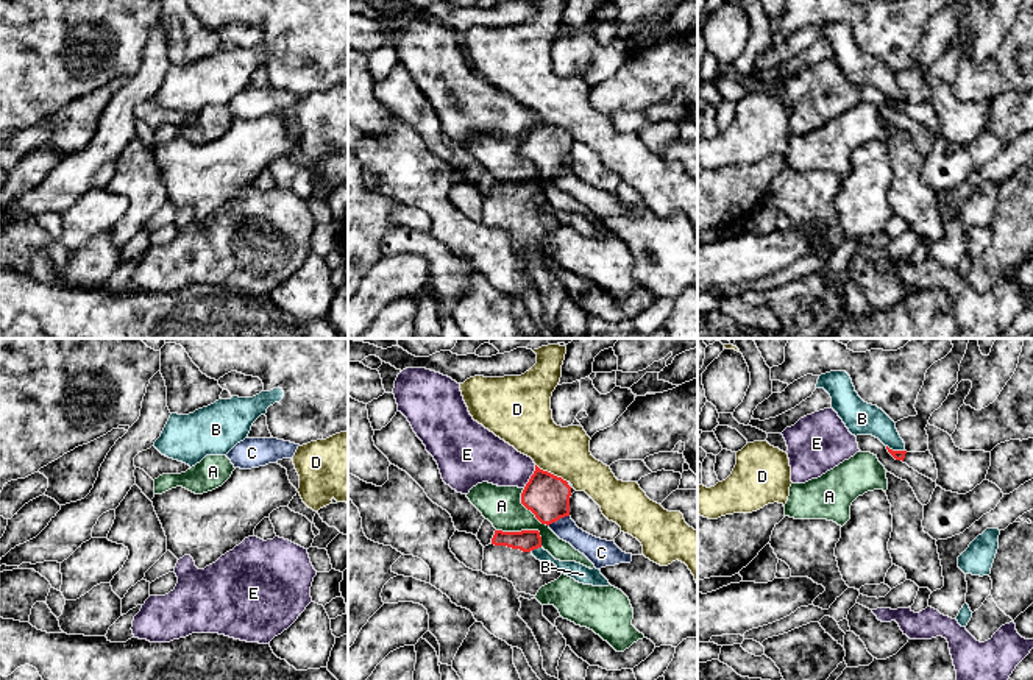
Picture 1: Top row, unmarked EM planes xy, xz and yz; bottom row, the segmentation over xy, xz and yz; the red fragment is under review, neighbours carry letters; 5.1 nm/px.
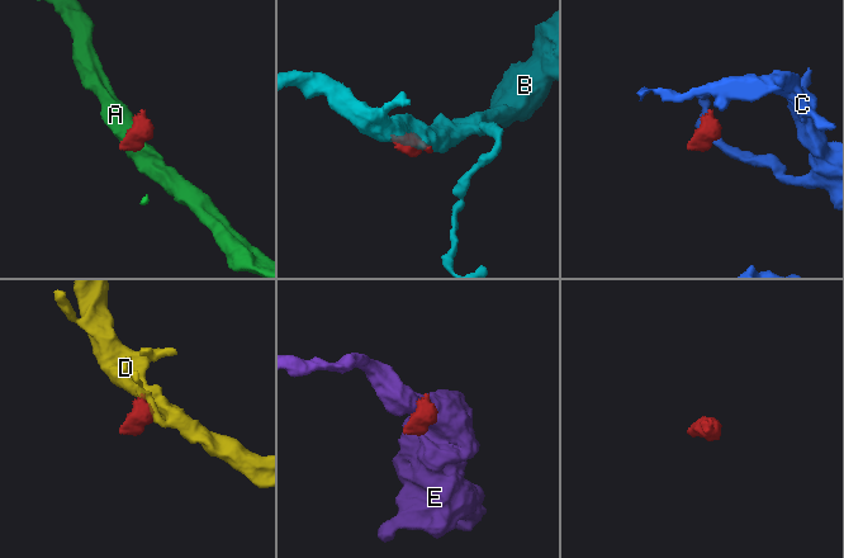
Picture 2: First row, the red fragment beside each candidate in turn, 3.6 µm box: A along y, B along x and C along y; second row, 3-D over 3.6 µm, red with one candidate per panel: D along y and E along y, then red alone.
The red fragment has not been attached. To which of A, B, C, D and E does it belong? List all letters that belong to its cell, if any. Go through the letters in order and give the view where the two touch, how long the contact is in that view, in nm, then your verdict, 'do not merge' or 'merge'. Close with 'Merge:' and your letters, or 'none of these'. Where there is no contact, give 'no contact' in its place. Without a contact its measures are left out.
A: xz | 260 nm | do not merge
B: xz | 50 nm | do not merge
C: xz | 120 nm | do not merge
D: xz | 190 nm | do not merge
E: xz | 140 nm | do not merge
Merge: none of these

